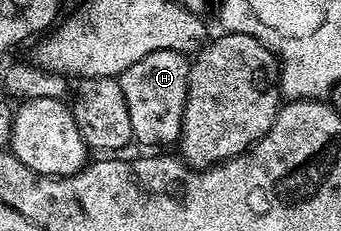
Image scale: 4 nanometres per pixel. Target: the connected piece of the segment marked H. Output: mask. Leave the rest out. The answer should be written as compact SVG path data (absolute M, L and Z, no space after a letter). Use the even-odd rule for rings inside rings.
M157 51L148 53L148 57L136 61L136 65L117 76L137 142L147 143L150 149L161 148L158 147L161 143L179 142L190 80L190 64L191 60L181 51Z

